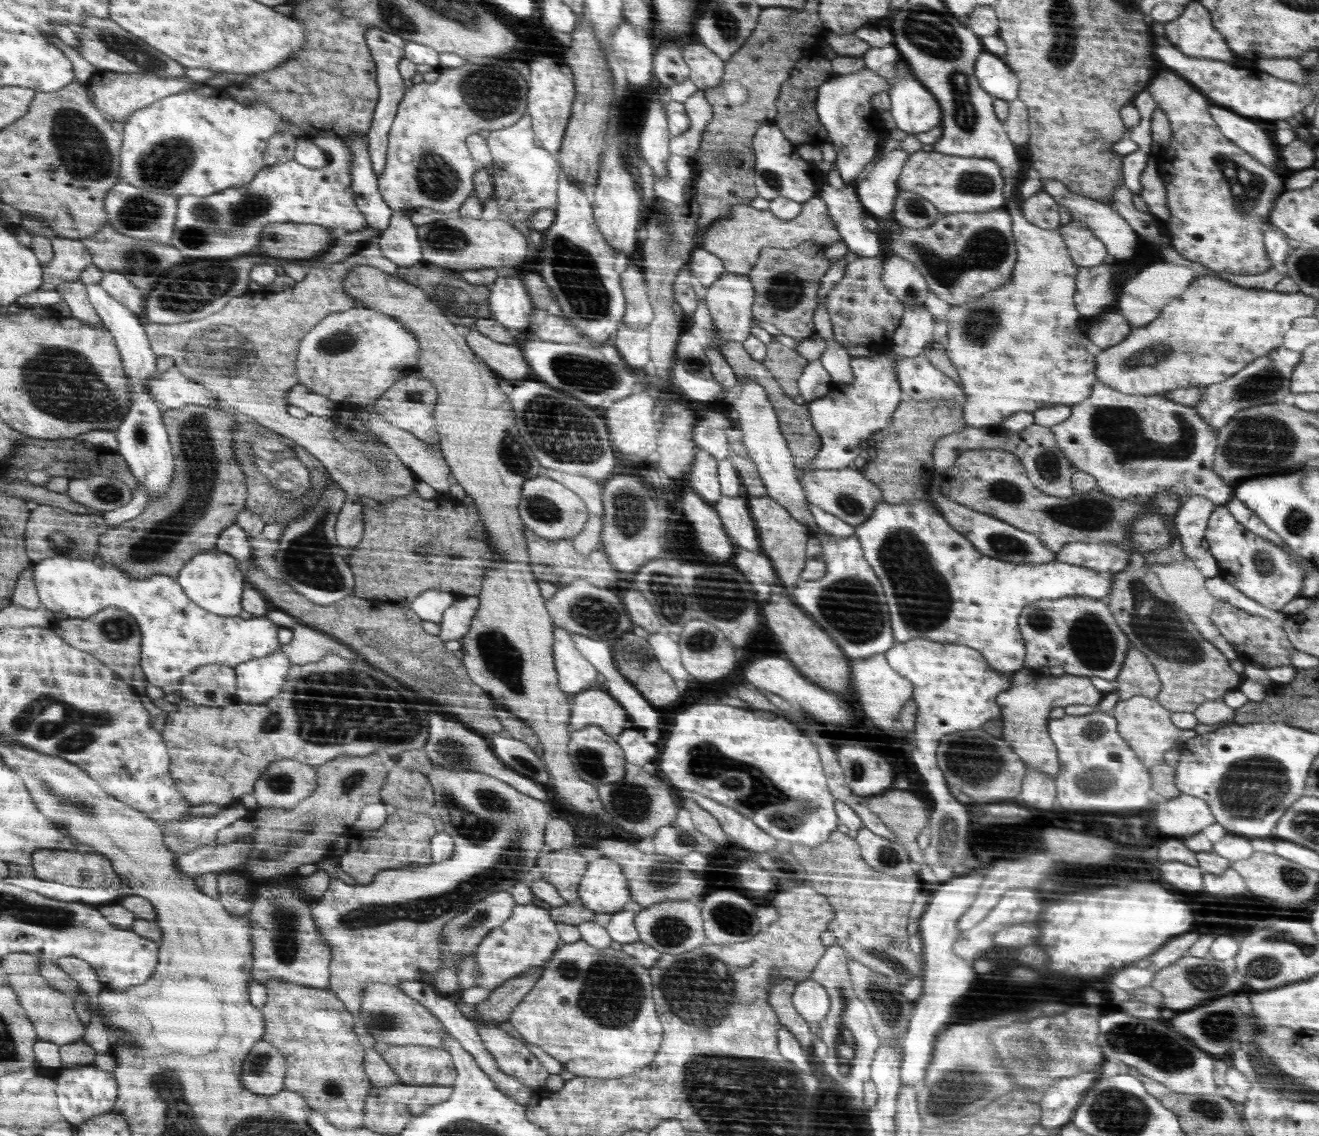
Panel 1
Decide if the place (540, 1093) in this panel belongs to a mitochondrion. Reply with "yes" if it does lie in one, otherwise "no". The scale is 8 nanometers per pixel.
no

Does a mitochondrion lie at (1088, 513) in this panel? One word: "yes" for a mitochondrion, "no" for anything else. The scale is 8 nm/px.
yes

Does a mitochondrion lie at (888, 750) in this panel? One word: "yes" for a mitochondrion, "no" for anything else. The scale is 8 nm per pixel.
no

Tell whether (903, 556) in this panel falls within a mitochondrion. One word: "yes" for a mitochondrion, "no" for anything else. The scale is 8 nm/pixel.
yes

